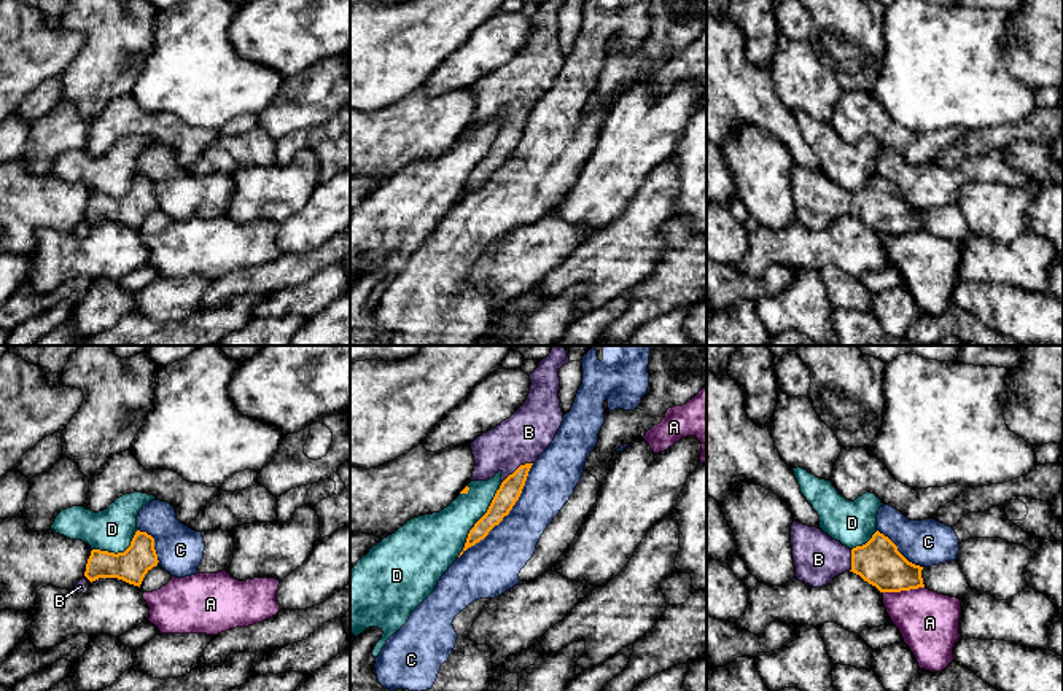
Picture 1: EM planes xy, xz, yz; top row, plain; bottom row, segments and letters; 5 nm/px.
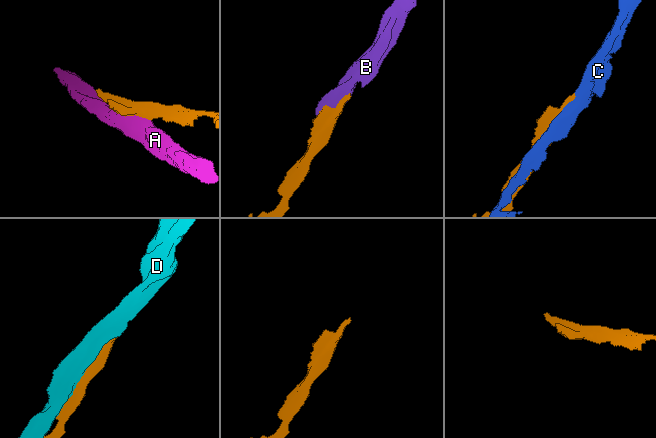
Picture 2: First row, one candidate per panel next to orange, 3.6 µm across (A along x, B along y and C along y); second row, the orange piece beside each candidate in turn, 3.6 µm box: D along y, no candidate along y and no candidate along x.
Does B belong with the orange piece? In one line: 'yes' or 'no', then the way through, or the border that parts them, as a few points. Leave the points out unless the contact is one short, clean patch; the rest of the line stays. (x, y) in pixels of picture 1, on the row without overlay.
yes

